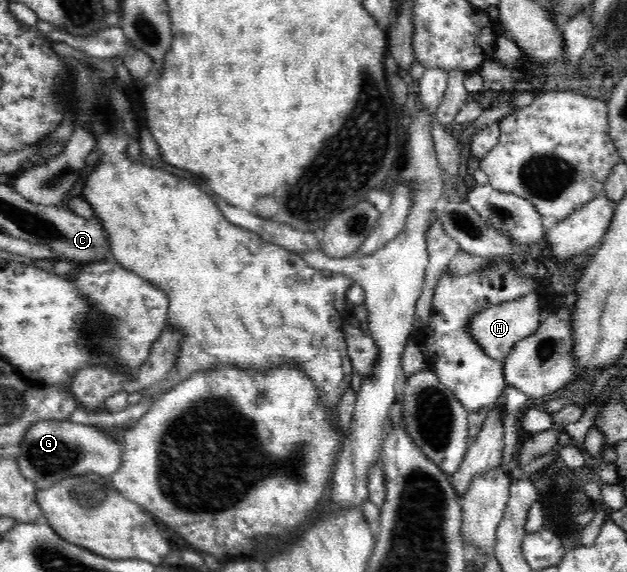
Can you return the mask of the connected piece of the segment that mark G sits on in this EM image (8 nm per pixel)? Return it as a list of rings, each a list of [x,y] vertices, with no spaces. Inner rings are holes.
[[[40,420],[28,429],[19,444],[19,470],[29,481],[46,479],[46,487],[85,473],[98,473],[102,477],[108,477],[119,469],[124,453],[123,447],[115,440],[108,437],[105,429],[93,425],[72,423],[70,420]]]

